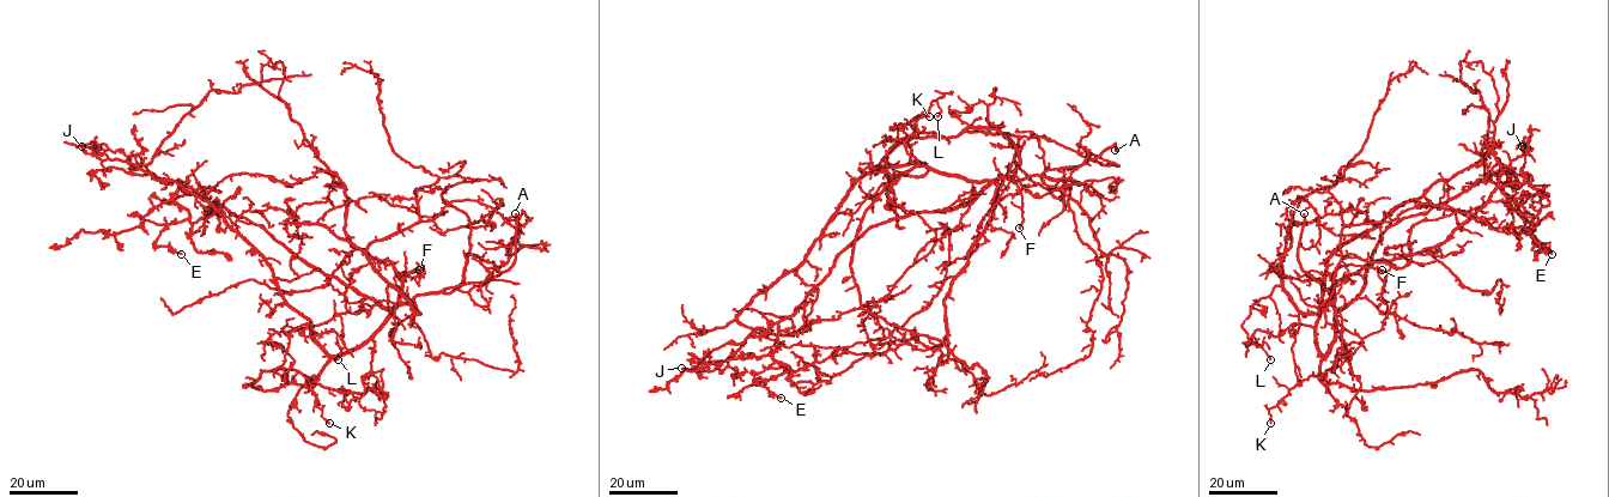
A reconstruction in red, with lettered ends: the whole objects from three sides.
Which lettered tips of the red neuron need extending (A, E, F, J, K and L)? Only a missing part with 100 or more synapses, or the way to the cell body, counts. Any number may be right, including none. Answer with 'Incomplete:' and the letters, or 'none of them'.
Incomplete: A

